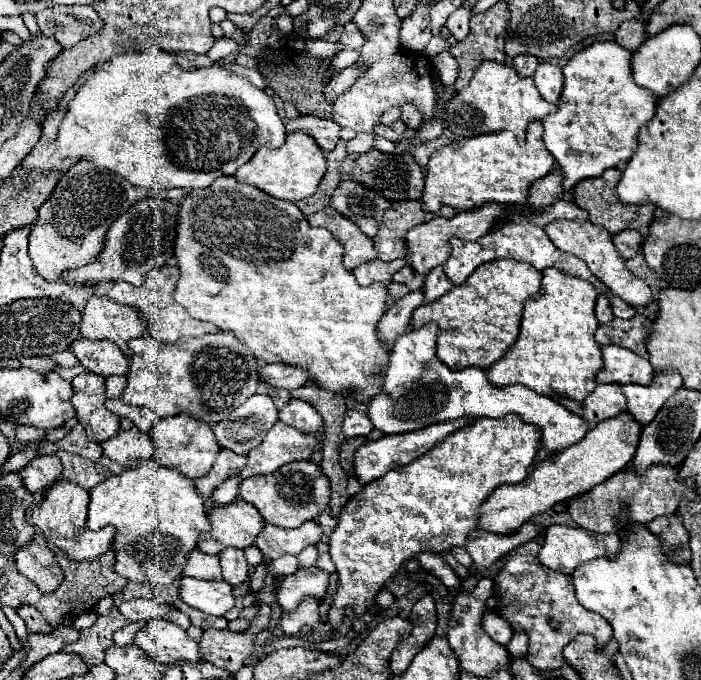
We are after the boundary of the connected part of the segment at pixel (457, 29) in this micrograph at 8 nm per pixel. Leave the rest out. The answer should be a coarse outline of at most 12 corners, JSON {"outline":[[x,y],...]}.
{"outline":[[460,5],[446,21],[448,31],[462,41],[468,35],[472,7]]}

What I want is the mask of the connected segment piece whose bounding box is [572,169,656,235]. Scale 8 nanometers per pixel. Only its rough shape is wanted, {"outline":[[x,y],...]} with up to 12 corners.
{"outline":[[620,173],[582,179],[574,203],[612,235],[648,227],[652,203],[624,205],[616,197]]}

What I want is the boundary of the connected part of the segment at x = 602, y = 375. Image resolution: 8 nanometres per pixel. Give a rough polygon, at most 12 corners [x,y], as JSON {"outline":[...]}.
{"outline":[[602,347],[596,383],[650,385],[650,361],[616,347]]}

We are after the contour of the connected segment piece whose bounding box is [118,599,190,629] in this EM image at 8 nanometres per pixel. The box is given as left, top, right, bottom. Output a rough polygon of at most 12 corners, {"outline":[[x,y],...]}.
{"outline":[[154,599],[120,603],[126,621],[166,619],[182,629],[190,619]]}

